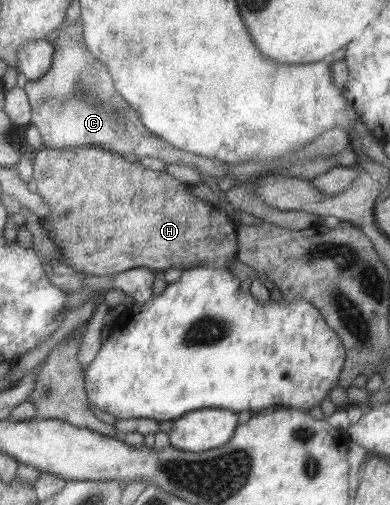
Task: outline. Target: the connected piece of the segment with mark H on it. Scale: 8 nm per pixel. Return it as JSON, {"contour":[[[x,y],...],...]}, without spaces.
{"contour":[[[42,147],[35,151],[36,170],[35,180],[38,181],[40,193],[52,210],[52,222],[45,226],[50,229],[50,236],[62,253],[62,260],[77,272],[96,277],[116,277],[133,268],[148,267],[158,272],[167,271],[170,268],[180,268],[183,271],[194,267],[220,267],[227,268],[239,259],[241,252],[241,240],[239,238],[239,226],[234,218],[228,216],[225,210],[219,206],[192,194],[192,187],[188,183],[180,182],[178,178],[168,174],[166,170],[151,170],[147,162],[139,162],[119,153],[106,150],[102,147],[70,147],[65,149],[48,149]]]}

